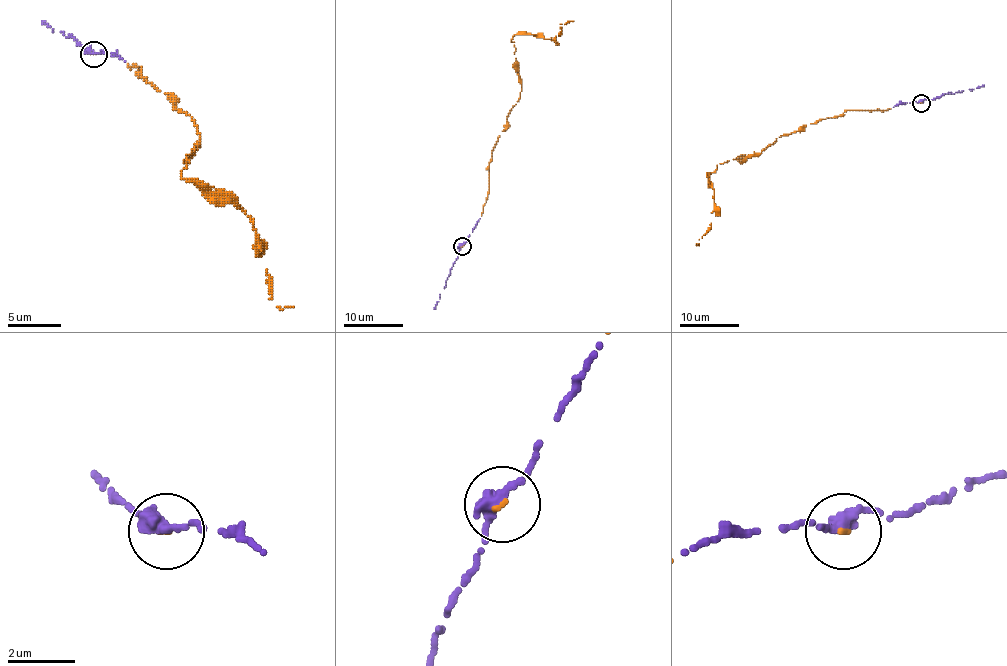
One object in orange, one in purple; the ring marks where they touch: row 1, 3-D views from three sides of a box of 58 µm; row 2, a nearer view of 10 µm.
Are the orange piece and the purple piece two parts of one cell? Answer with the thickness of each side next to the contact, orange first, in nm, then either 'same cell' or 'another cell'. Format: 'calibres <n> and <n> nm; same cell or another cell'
calibres 100 and 360 nm; same cell

